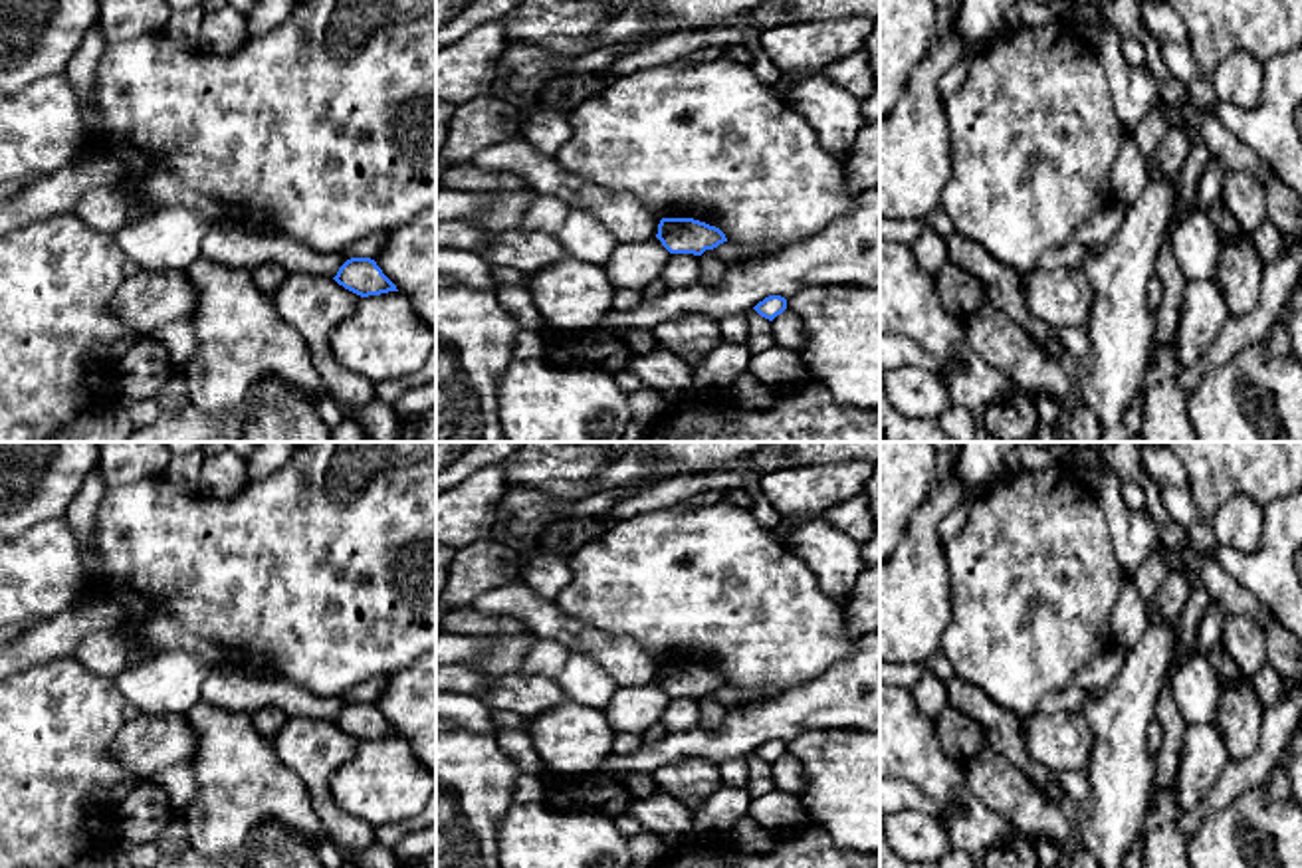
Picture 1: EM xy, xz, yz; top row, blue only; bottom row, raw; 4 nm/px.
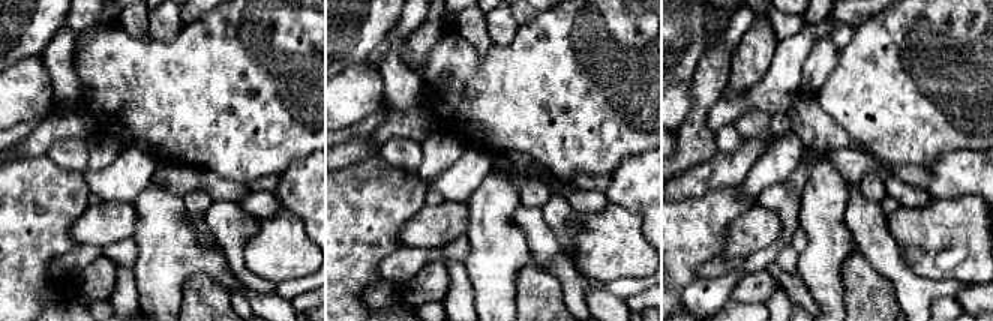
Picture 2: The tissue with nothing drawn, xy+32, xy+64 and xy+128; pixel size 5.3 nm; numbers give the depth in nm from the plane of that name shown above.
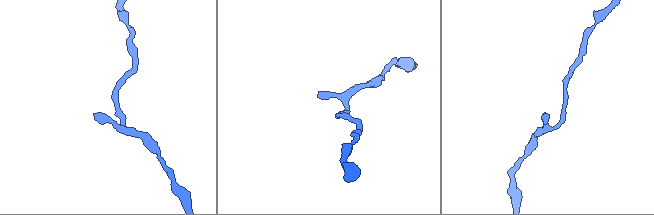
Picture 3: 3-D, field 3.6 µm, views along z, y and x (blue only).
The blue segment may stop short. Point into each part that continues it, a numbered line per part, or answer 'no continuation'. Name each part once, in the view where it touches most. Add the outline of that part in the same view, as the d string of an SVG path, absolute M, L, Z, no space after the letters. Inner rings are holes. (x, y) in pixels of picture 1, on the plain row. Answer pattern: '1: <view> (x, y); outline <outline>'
no continuation

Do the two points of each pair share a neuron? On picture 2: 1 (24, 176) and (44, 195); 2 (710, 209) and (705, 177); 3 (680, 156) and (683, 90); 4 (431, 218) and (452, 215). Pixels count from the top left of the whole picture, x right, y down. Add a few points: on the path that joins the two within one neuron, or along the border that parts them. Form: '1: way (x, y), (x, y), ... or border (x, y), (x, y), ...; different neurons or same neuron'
1: way (29, 180), (39, 191); same neuron
2: border (740, 183), (713, 188), (677, 201); different neurons
3: border (692, 87), (692, 110), (677, 129); different neurons
4: way (435, 218), (447, 218); same neuron

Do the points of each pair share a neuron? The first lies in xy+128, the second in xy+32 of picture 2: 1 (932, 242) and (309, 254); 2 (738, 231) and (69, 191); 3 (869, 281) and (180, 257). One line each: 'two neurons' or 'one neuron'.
1: one neuron
2: two neurons
3: two neurons

